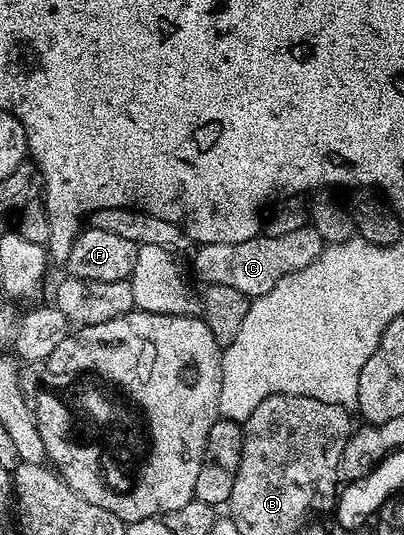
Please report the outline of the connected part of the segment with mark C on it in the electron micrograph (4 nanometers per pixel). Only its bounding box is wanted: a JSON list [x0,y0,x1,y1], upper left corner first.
[195,223,325,299]

